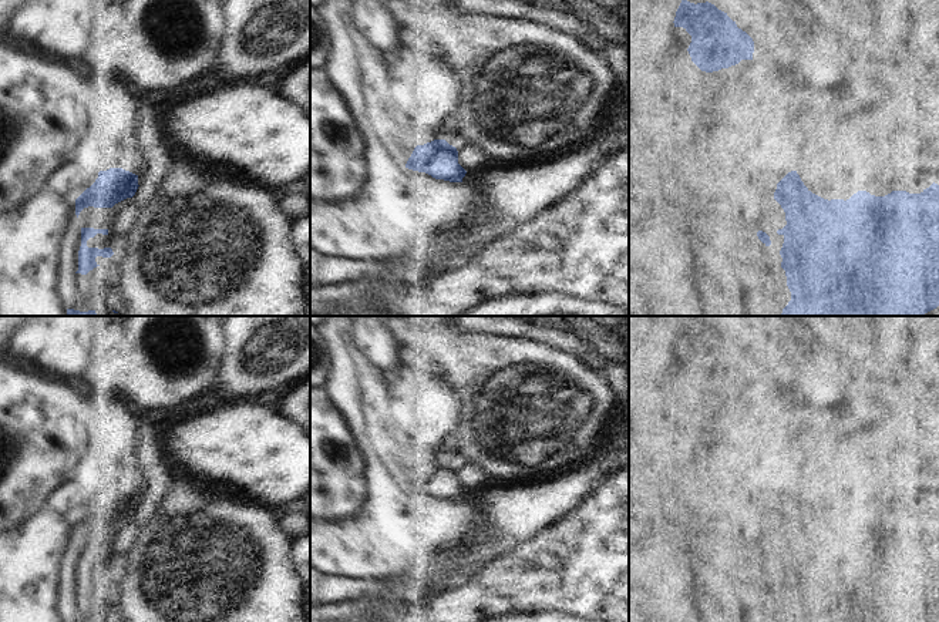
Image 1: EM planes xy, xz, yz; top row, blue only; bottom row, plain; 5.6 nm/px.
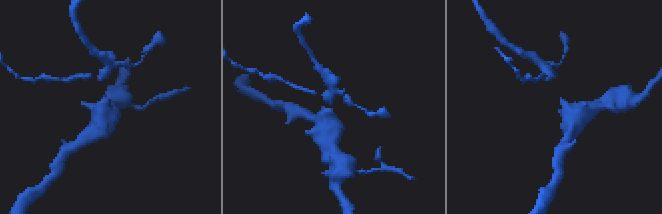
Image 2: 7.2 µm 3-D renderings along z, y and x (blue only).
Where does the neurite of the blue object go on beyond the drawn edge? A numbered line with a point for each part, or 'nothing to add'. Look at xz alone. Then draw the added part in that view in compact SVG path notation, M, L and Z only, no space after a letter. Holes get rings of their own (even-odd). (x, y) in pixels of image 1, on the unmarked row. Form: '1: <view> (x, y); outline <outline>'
nothing to add

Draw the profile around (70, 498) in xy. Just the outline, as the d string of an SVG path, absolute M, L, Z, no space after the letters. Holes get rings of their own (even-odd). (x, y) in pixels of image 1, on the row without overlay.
M95 475L68 478L58 485L47 500L47 508L60 515L77 518L98 497Z

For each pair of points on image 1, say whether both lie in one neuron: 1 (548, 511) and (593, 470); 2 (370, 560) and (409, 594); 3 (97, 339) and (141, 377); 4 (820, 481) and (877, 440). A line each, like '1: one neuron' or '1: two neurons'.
1: one neuron
2: two neurons
3: two neurons
4: two neurons

